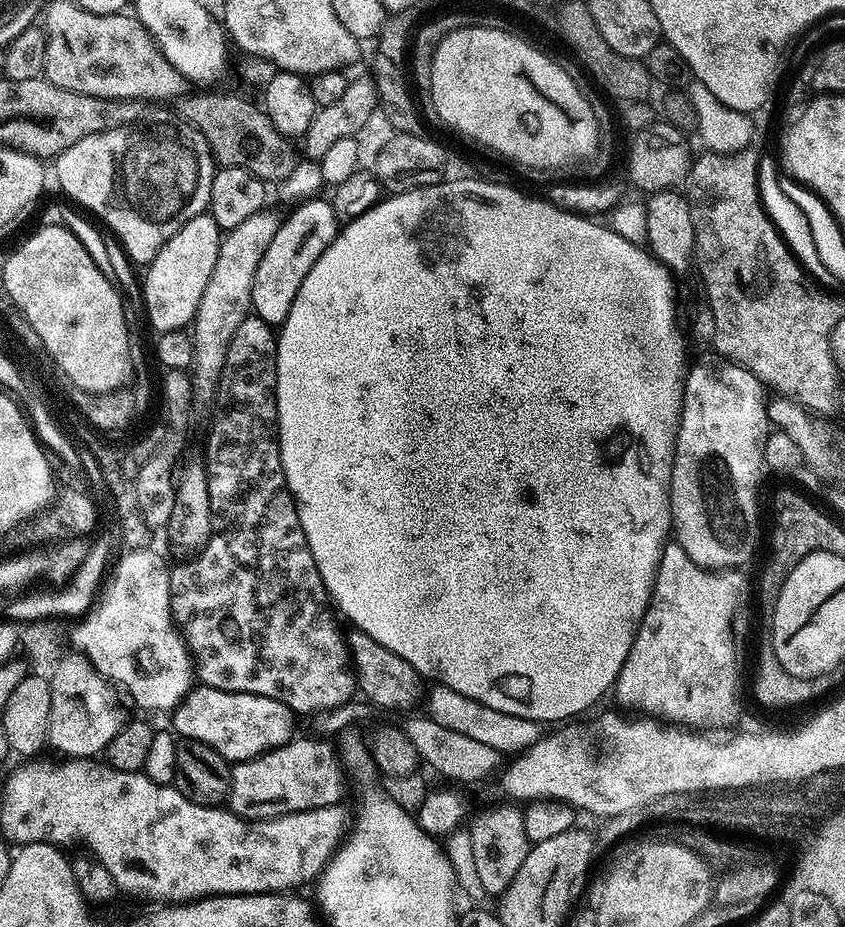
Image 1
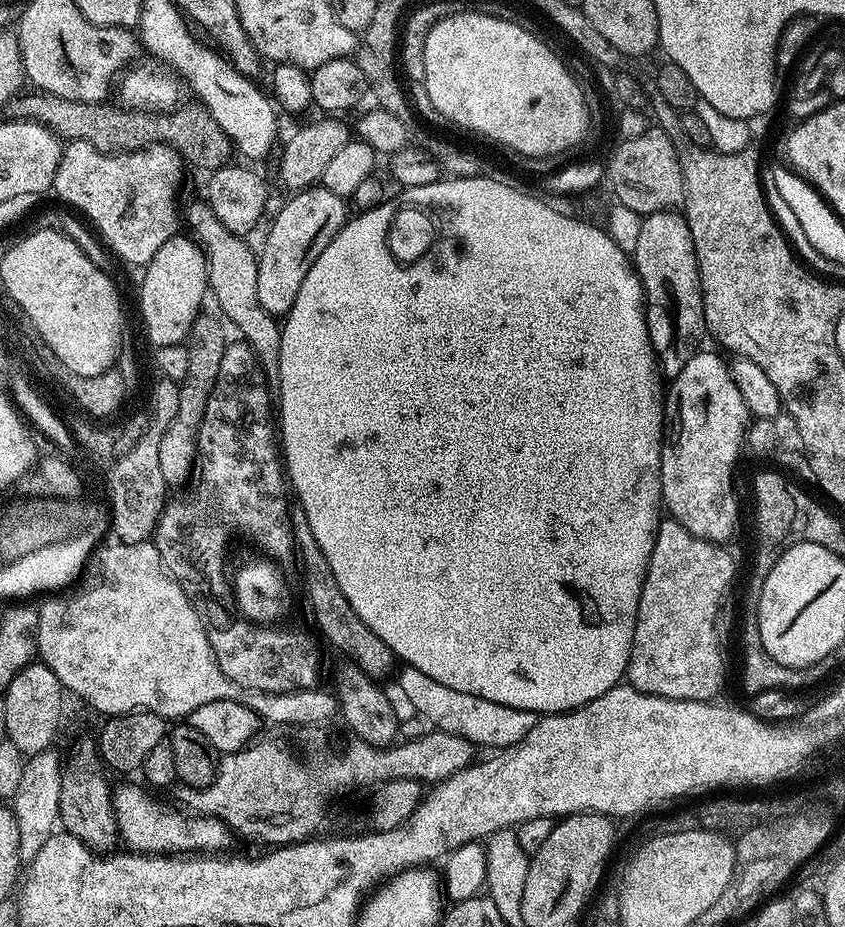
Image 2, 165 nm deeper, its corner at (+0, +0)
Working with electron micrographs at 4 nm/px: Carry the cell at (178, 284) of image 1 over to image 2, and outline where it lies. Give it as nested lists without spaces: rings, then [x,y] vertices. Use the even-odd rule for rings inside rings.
[[[183,234],[171,236],[154,254],[154,258],[143,269],[144,281],[140,284],[140,316],[144,319],[144,332],[148,335],[148,340],[152,343],[153,349],[162,346],[174,346],[175,344],[184,344],[188,339],[188,332],[192,328],[196,317],[201,315],[205,298],[209,295],[207,259],[203,250],[196,244],[192,238]]]

